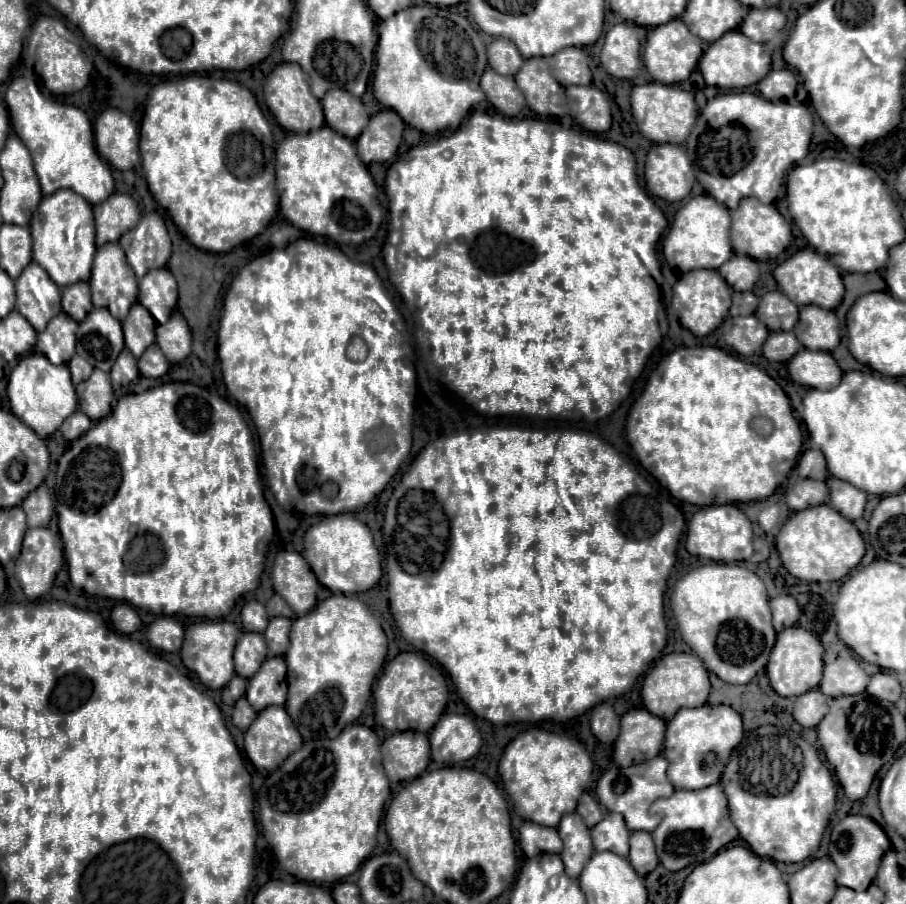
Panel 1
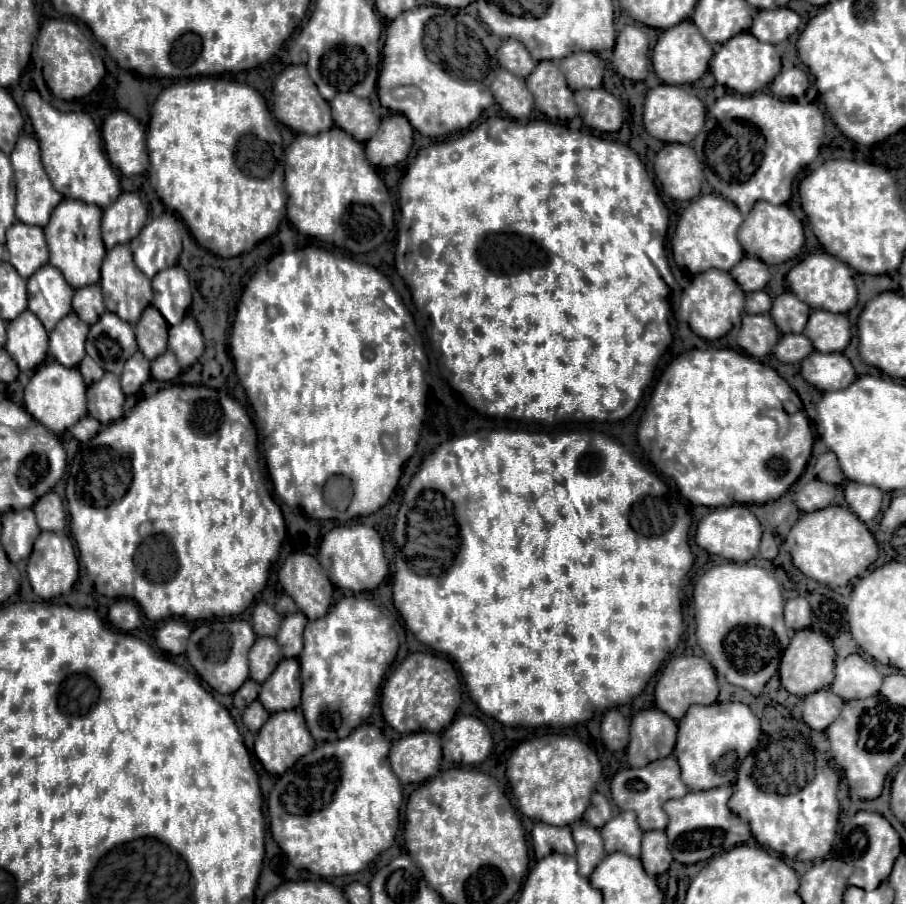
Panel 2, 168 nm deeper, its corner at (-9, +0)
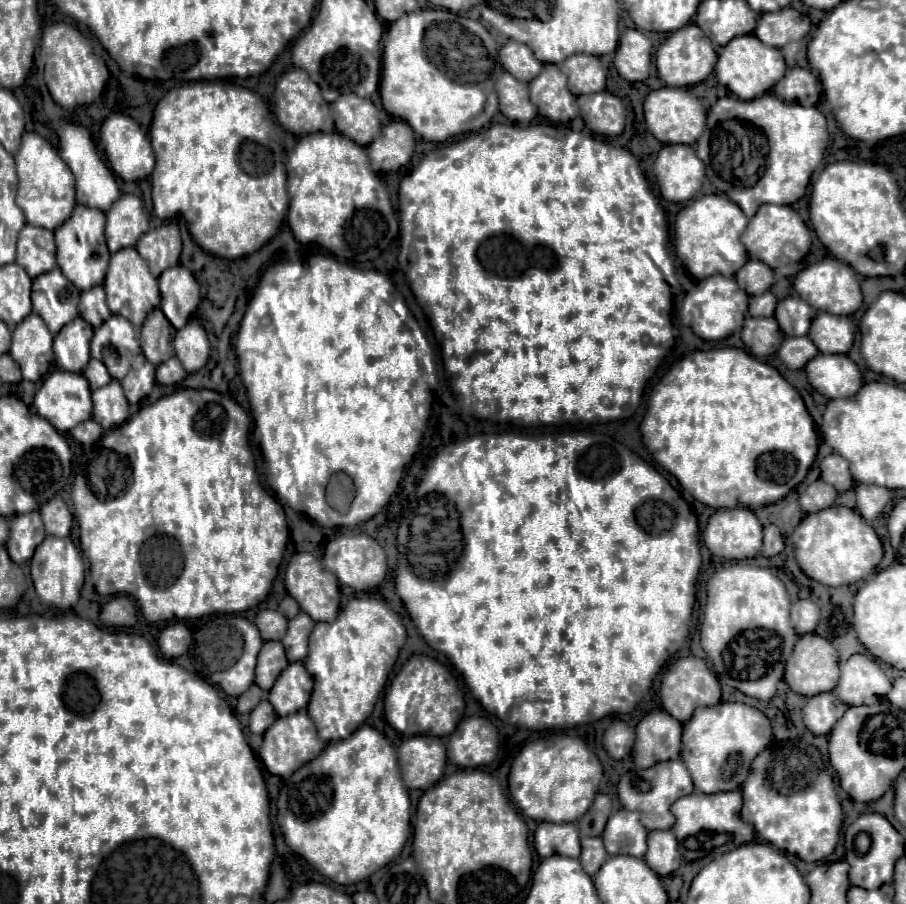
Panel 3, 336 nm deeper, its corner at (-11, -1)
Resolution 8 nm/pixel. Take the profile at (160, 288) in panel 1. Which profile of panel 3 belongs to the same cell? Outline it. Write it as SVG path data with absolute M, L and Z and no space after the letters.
M179 264L175 268L167 268L167 272L159 276L159 290L163 314L177 330L183 328L199 304L197 280L185 266Z

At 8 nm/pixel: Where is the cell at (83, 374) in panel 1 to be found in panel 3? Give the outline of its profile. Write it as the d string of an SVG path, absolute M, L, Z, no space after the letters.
M91 358L91 360L89 360L87 368L83 370L83 376L89 380L91 390L101 388L101 386L105 386L105 384L109 384L109 382L111 382L111 376L109 376L109 372L107 372L105 364L103 364L101 360L95 360L95 358Z

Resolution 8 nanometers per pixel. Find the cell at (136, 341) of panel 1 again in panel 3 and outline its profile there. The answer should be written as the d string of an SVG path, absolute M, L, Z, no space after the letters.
M159 308L149 312L141 328L141 348L149 362L161 364L163 360L169 360L171 356L175 356L173 334L175 334L173 326L169 324L169 320L163 316Z

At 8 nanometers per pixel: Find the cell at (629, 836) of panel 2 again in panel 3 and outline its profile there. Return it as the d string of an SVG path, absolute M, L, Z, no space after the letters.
M621 808L609 818L601 836L609 854L643 858L647 852L647 830L639 822L639 812Z

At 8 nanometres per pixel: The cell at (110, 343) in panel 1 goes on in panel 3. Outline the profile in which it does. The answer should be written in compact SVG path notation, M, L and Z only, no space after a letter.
M113 314L99 328L91 340L91 356L101 360L115 380L123 380L129 372L131 358L141 352L139 328L119 314Z

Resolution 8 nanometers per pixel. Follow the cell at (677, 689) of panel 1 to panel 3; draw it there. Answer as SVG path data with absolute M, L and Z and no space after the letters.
M695 656L679 658L661 680L661 704L679 722L687 722L695 708L699 708L699 706L715 706L715 704L719 704L719 700L721 700L719 680L707 668L707 662L701 660L701 658L695 658Z

